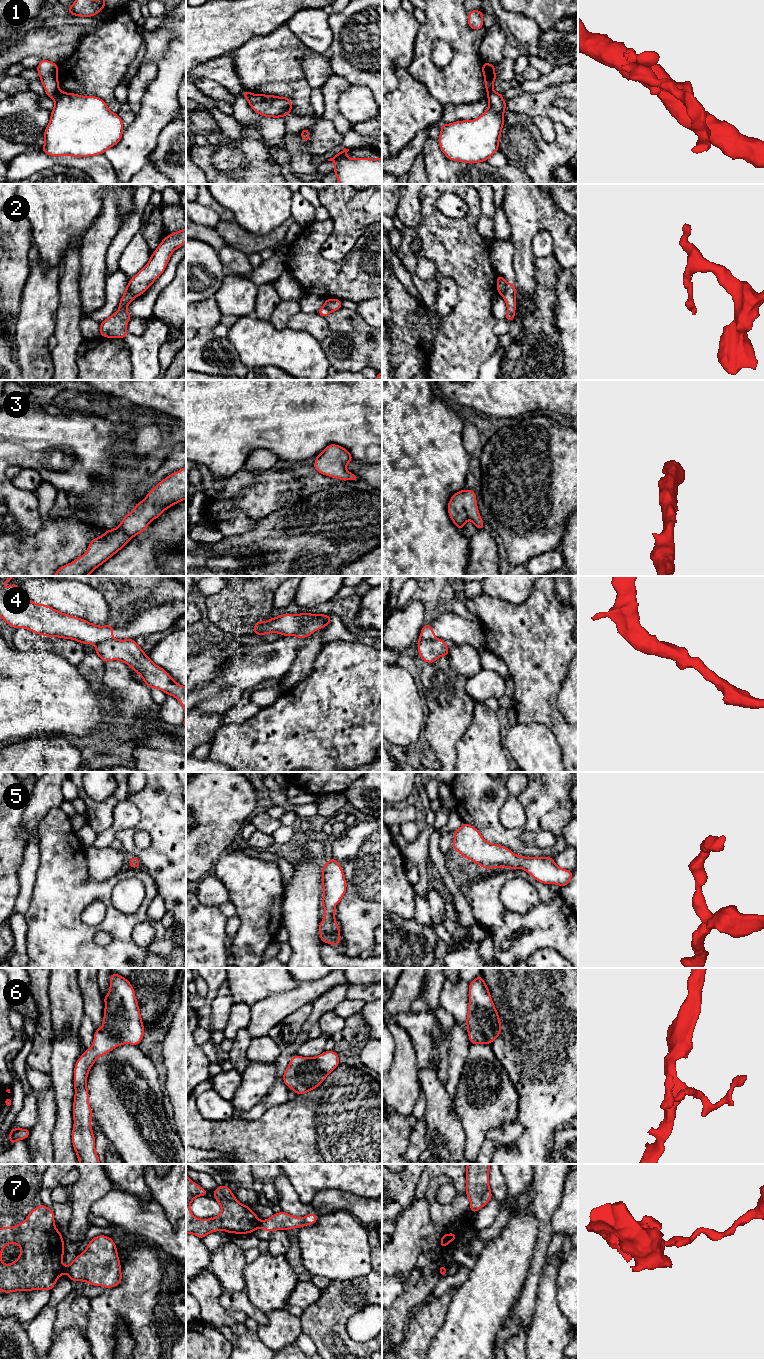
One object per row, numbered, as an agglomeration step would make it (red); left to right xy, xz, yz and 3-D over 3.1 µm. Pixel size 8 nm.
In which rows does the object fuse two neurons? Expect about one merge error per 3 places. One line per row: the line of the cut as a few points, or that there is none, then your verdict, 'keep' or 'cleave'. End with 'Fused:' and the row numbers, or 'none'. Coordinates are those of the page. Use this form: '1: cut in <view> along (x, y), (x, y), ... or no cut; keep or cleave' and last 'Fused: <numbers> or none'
1: cut in xy along (59, 90), (51, 97); cleave
2: cut in xy along (128, 283), (129, 290), (135, 296); cleave
3: no cut; keep
4: cut in xz along (303, 613), (303, 626), (296, 635); cleave
5: no cut; keep
6: no cut; keep
7: cut in xy along (64, 1267), (62, 1272); cleave
Fused: 1, 2, 4, 7

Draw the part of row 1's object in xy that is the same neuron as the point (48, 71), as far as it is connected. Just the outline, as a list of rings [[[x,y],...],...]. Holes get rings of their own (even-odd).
[[[41,59],[36,69],[47,96],[52,98],[59,91],[58,65],[46,59]]]

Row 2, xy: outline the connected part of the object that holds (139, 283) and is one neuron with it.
[[[186,228],[166,236],[152,253],[149,262],[131,278],[130,291],[137,297],[142,295],[164,272],[171,254],[186,242]]]

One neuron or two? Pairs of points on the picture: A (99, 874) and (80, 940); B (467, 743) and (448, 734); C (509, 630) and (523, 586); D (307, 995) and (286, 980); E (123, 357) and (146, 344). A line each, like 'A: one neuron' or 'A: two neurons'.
A: two neurons
B: two neurons
C: two neurons
D: two neurons
E: two neurons

